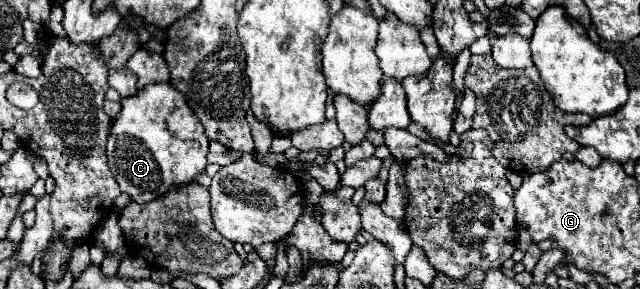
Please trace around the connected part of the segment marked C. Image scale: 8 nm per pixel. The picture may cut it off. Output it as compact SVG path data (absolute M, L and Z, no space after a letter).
M149 85L149 89L137 91L137 97L129 97L121 105L123 109L109 131L107 159L121 191L135 203L149 203L171 187L195 181L205 171L209 139L183 93L177 93L173 85Z

